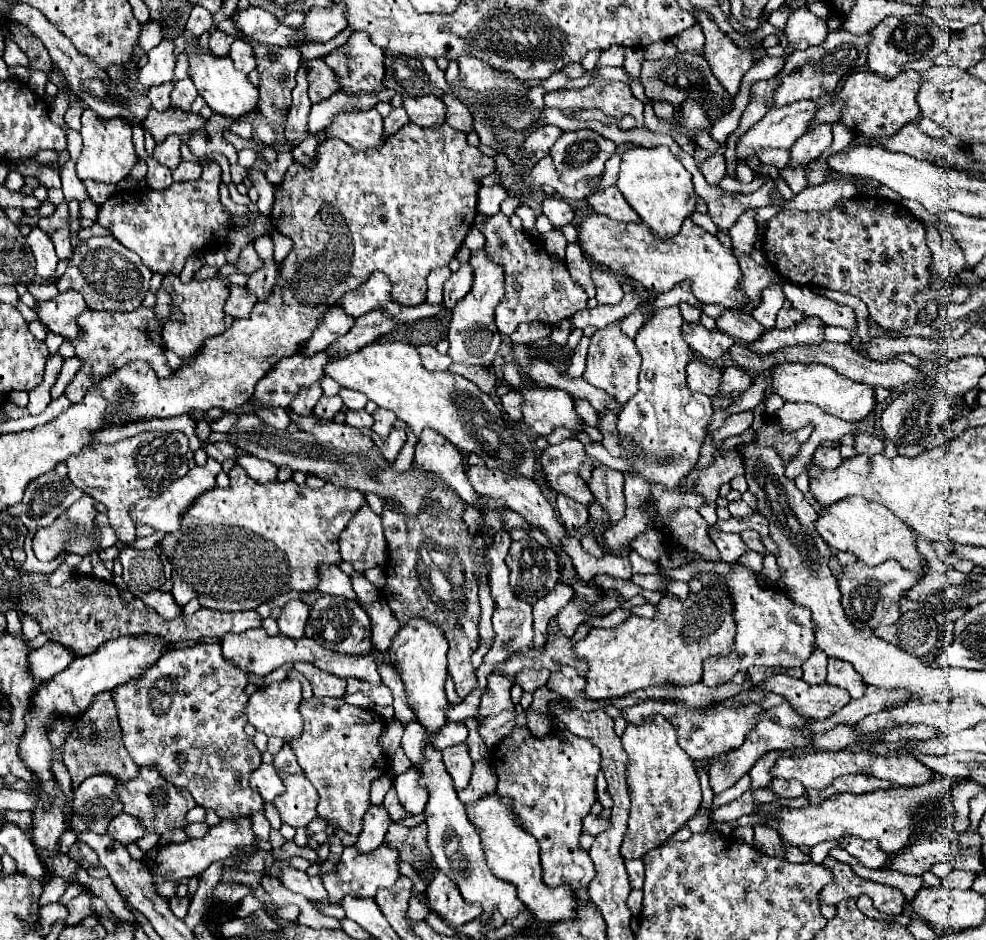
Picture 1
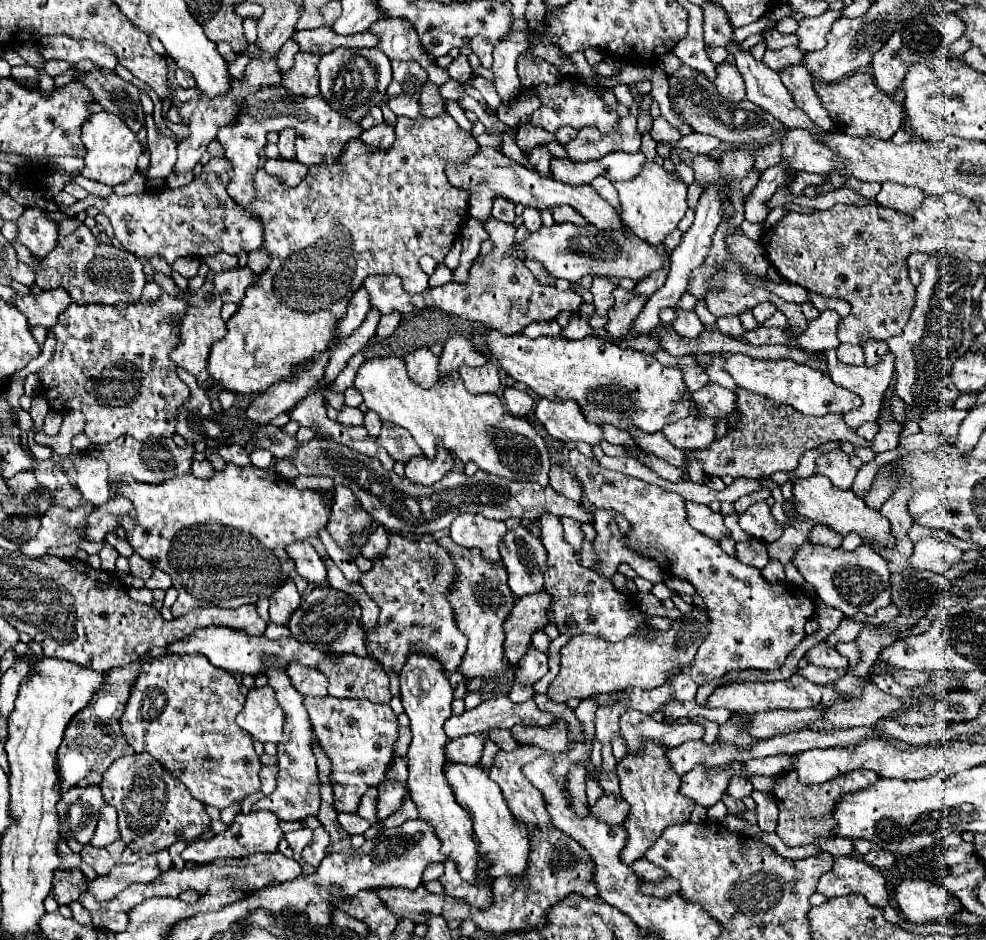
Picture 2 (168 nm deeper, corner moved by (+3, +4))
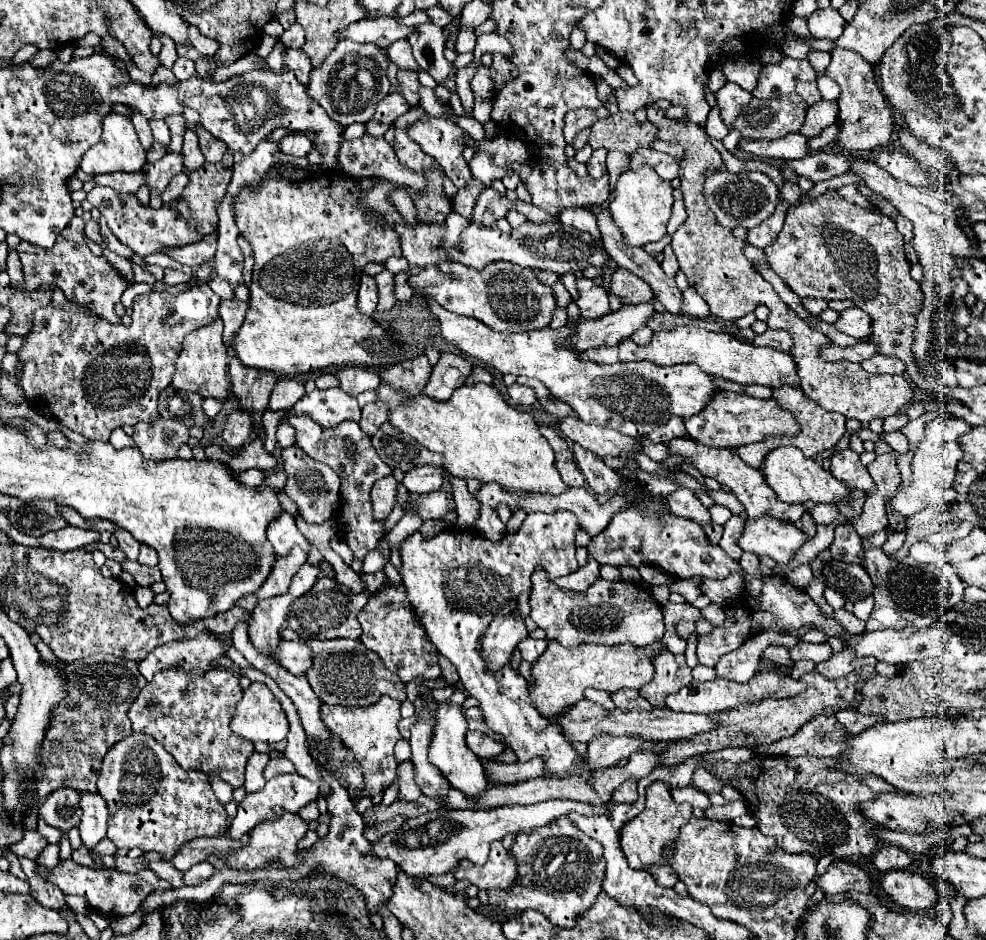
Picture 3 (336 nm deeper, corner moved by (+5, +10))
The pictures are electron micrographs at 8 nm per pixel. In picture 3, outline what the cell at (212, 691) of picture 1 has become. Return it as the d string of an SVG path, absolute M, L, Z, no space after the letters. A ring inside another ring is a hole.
M168 668L148 682L130 706L134 732L154 736L186 770L202 770L206 776L220 776L232 788L244 784L244 766L254 752L252 742L240 740L230 730L236 704L242 700L238 678L230 670L212 668L202 676L188 676L180 668Z

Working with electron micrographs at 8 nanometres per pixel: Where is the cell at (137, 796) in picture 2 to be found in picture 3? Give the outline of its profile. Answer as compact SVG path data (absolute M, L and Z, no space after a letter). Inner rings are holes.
M132 732L108 750L98 794L108 804L108 838L116 848L158 852L170 860L186 842L202 836L218 838L228 830L226 810L214 796L208 778L202 772L180 768L174 756L148 734Z

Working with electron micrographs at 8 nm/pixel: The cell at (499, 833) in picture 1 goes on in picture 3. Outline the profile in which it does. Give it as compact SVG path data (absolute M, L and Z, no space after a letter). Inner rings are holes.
M440 702L438 704L436 724L434 724L434 734L432 734L432 742L430 742L428 760L446 776L446 780L450 782L450 786L462 790L468 796L474 796L474 794L480 794L480 792L488 790L490 786L488 786L488 780L484 776L484 768L482 768L480 760L466 746L468 724L466 724L464 712L460 712L460 708L462 706L448 704L448 702Z

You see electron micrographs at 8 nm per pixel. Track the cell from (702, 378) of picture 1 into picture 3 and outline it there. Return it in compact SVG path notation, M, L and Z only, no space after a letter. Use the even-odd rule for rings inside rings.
M722 392L718 394L700 414L686 418L684 428L690 438L716 448L738 448L752 442L760 442L768 436L794 436L800 432L800 424L792 416L792 412L780 408L774 400L760 400L748 394Z

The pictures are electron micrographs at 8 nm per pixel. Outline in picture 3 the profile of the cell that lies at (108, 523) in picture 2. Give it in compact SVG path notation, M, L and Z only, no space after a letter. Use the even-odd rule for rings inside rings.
M66 526L58 532L48 532L48 536L40 538L40 546L50 552L66 552L74 548L82 548L96 540L96 530L82 530L74 526Z

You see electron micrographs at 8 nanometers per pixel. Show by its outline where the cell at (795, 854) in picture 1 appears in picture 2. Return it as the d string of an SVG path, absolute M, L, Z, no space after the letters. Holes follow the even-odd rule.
M724 796L722 798L724 800L724 804L728 806L728 812L730 814L734 814L734 816L738 816L740 820L744 820L744 812L746 812L746 806L744 806L744 802L742 800L736 800L736 798L732 798L732 796Z

